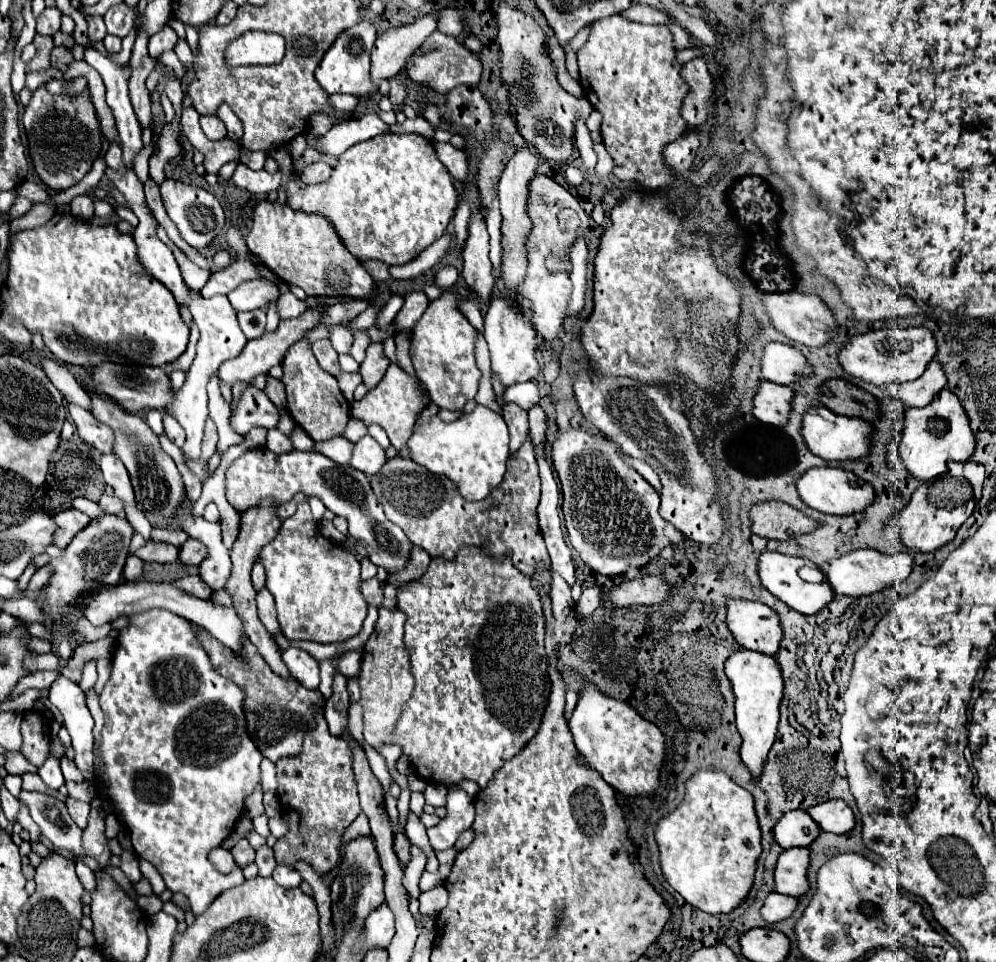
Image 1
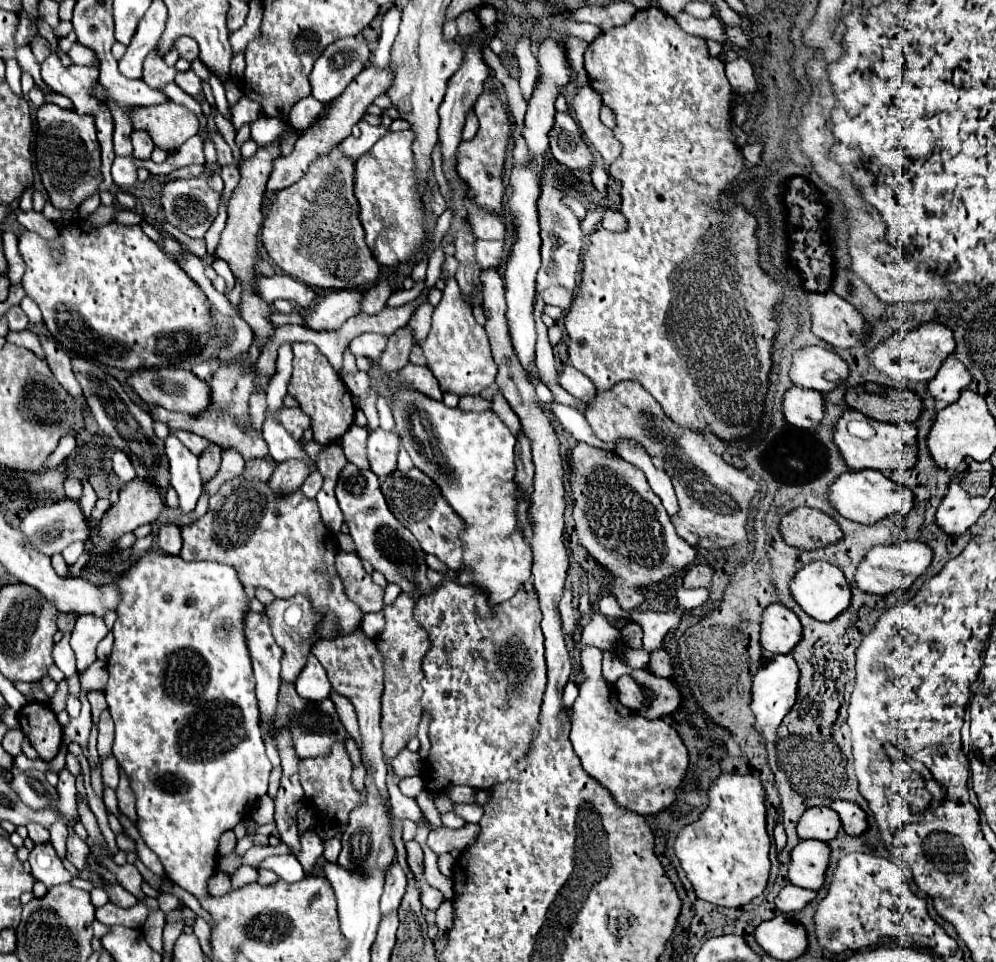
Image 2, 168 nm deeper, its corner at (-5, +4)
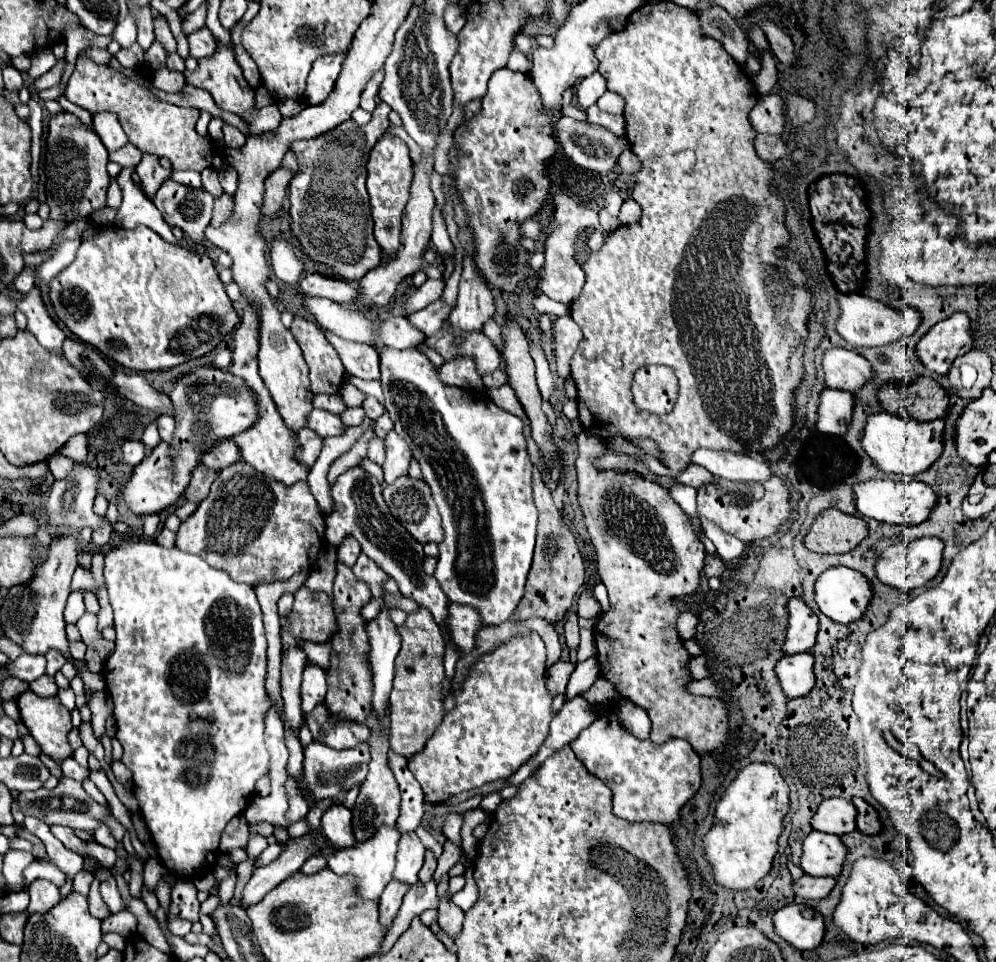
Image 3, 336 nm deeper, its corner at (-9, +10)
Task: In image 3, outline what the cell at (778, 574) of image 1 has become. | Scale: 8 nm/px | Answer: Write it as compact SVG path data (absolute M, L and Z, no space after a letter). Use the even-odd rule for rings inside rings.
M836 566L816 580L816 602L834 622L850 624L864 616L872 600L872 584L856 570Z

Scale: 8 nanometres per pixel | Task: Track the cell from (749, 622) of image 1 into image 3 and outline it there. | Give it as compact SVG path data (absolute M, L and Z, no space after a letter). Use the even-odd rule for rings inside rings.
M792 598L788 602L788 612L790 612L790 626L786 634L784 652L786 654L808 652L816 644L818 616L804 604L802 598Z

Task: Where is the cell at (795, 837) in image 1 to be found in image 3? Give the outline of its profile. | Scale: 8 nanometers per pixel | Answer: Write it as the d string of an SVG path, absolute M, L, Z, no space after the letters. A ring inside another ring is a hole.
M828 798L818 806L816 816L812 818L812 828L828 834L848 834L856 830L856 808L852 800L846 798Z

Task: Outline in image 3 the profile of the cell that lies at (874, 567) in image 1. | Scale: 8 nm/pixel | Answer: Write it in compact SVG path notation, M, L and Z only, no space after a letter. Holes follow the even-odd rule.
M920 538L904 546L894 544L888 550L884 550L884 554L878 558L876 574L884 584L900 588L904 592L912 592L914 588L922 588L938 574L942 566L942 550L944 550L944 544L938 538Z

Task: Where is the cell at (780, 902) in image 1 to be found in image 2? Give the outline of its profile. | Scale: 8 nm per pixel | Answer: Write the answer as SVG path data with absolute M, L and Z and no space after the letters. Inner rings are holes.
M786 884L780 894L776 896L776 908L784 914L788 912L796 912L796 910L802 910L812 898L816 896L816 892L812 890L806 890L806 888L798 888L794 884Z

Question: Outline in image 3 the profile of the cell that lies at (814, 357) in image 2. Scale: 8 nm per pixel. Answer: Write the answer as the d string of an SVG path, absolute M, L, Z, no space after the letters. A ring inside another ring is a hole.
M832 348L824 354L824 376L828 388L856 392L874 378L874 368L854 350Z

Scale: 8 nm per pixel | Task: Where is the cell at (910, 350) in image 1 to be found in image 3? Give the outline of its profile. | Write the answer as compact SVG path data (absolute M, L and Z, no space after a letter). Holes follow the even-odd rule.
M958 312L930 328L930 332L918 342L916 354L926 368L938 374L948 374L952 362L972 348L970 318L964 312Z

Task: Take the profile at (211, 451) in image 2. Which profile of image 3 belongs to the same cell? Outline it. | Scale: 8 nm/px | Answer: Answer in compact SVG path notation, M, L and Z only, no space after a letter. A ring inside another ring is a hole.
M200 464L196 470L194 470L194 474L192 474L192 480L190 480L190 484L188 484L188 488L186 488L186 500L188 502L194 502L194 504L200 504L206 496L208 496L208 492L210 492L210 486L212 486L212 482L216 480L216 472L214 470L210 470L210 468L206 468L204 464Z

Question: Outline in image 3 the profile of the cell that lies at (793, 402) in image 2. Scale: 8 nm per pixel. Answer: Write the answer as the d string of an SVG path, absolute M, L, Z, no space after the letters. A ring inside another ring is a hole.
M826 388L820 394L816 428L822 434L842 436L842 432L846 432L846 428L850 424L852 410L854 410L854 394L844 392L844 390Z

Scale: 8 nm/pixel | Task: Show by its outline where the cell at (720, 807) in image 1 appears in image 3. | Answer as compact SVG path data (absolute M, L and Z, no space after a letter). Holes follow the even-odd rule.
M748 764L738 772L730 788L716 806L714 826L704 836L708 862L714 866L714 878L720 886L742 890L756 886L770 868L778 852L778 838L784 830L784 816L790 810L788 784L774 764Z

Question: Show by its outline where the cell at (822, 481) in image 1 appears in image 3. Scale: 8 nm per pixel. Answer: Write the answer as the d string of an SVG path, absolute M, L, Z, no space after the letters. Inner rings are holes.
M868 480L854 488L856 492L856 508L864 518L874 518L886 524L900 526L918 526L930 518L934 504L938 504L936 492L924 482L894 482L894 480Z

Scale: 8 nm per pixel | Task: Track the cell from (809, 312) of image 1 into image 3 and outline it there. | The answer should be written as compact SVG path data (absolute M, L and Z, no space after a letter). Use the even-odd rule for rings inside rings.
M852 292L852 294L840 294L838 296L840 302L840 318L836 324L838 334L850 344L850 346L884 346L890 342L898 342L906 336L912 336L916 332L916 328L920 326L920 316L916 310L908 308L904 312L898 312L878 300L872 300L864 294Z

